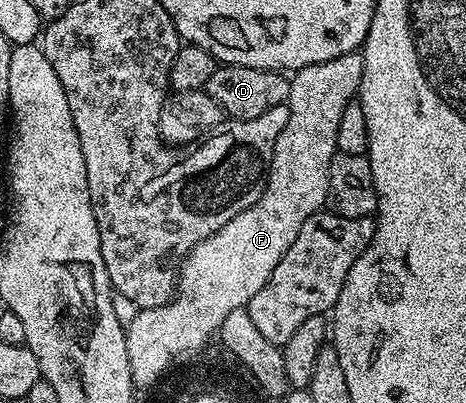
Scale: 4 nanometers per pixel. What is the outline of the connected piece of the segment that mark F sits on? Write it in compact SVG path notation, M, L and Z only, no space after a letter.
M356 51L346 53L337 59L329 59L325 63L310 65L298 70L291 77L291 90L287 100L289 123L285 123L285 131L277 135L277 143L273 147L271 169L267 173L267 186L263 188L261 199L253 203L241 215L229 219L221 231L209 235L201 243L197 243L182 258L177 270L177 292L171 300L161 307L140 309L136 318L125 325L127 331L127 348L131 353L132 369L140 384L155 380L168 358L178 355L181 351L192 349L208 336L211 329L222 326L222 320L229 311L247 306L269 283L277 263L293 247L293 239L297 239L297 231L301 231L301 223L315 213L320 212L327 205L327 188L329 187L329 167L337 152L337 127L341 127L341 111L350 101L356 100L363 74L363 54Z

